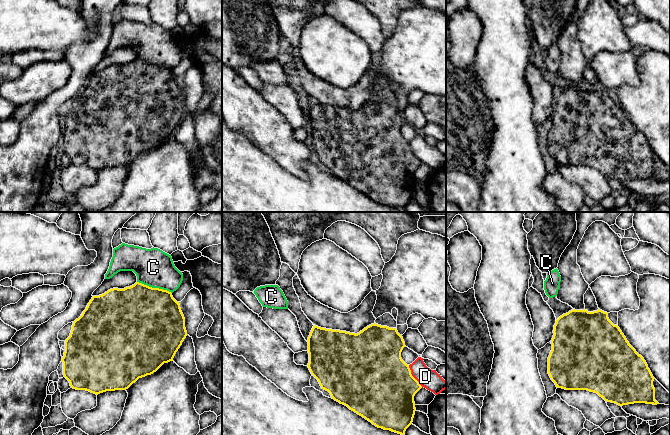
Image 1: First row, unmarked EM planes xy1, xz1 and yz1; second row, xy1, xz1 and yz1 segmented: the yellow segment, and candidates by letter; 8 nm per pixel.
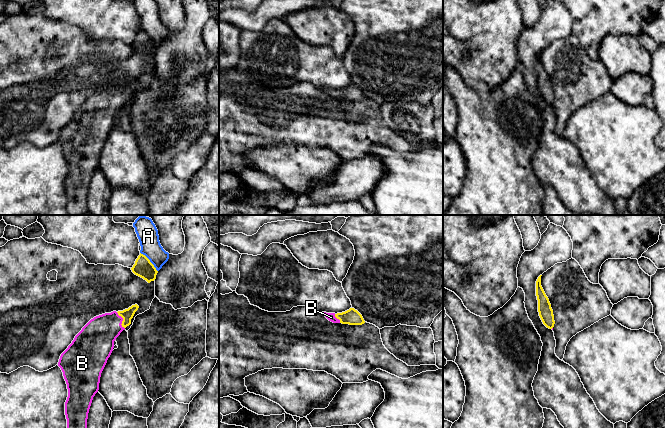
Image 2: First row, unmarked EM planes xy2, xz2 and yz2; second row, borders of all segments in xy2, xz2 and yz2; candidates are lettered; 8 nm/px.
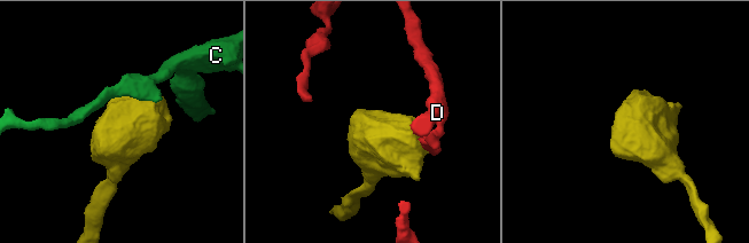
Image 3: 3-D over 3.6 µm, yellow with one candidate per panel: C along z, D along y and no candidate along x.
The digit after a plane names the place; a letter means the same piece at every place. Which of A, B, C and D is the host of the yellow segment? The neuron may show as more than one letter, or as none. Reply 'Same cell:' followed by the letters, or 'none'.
Same cell: B

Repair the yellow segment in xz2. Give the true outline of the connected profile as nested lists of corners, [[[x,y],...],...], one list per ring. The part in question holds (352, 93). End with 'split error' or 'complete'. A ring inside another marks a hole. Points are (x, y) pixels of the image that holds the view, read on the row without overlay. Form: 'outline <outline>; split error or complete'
outline [[[350,84],[349,86],[342,89],[326,89],[321,88],[329,97],[333,99],[342,99],[349,101],[362,101],[365,99],[362,91],[355,86],[354,84]]]; split error

